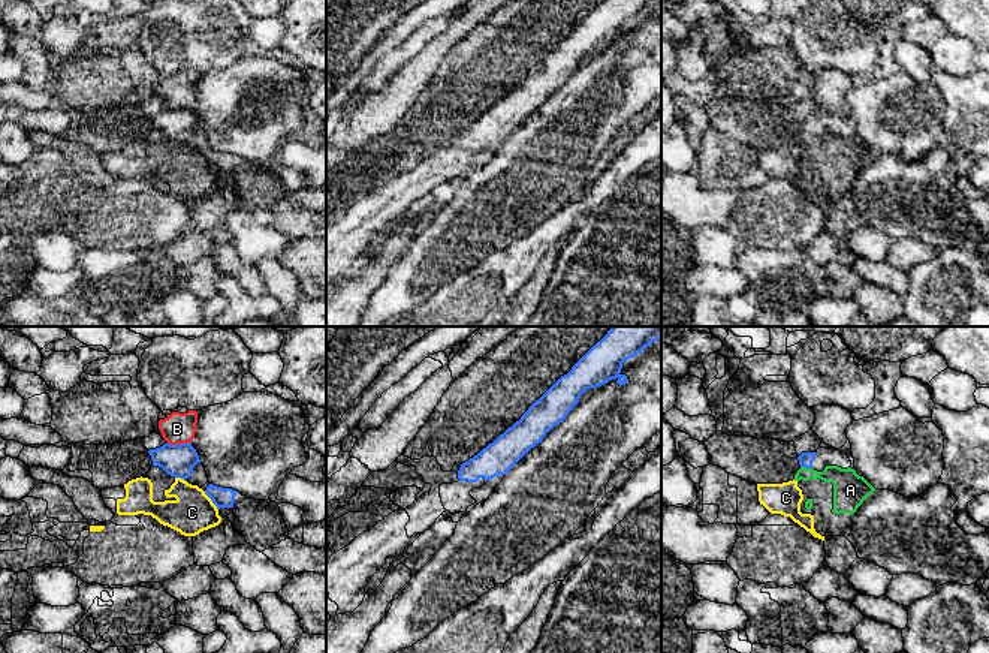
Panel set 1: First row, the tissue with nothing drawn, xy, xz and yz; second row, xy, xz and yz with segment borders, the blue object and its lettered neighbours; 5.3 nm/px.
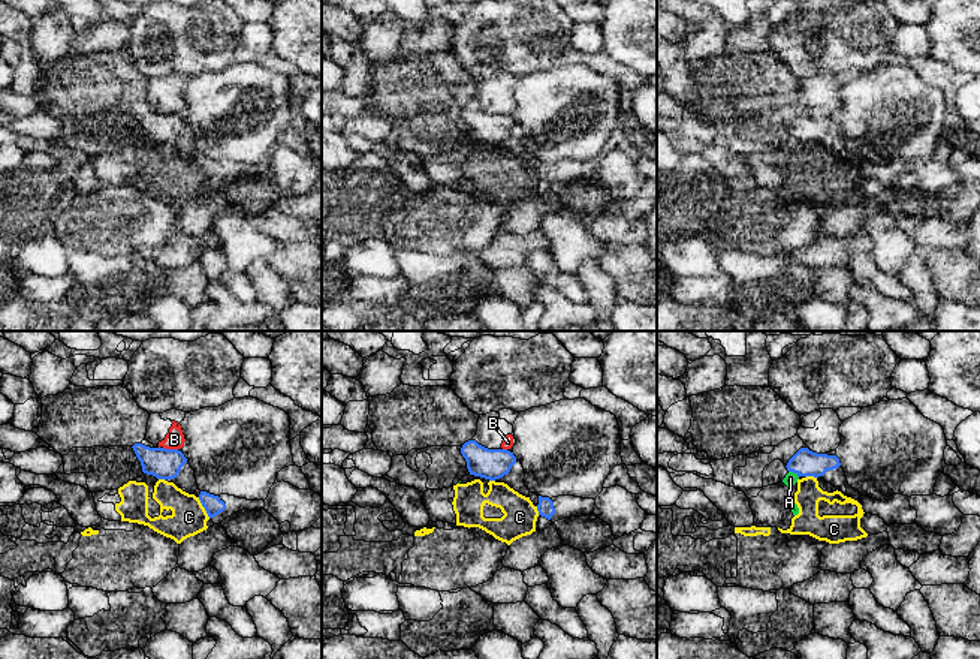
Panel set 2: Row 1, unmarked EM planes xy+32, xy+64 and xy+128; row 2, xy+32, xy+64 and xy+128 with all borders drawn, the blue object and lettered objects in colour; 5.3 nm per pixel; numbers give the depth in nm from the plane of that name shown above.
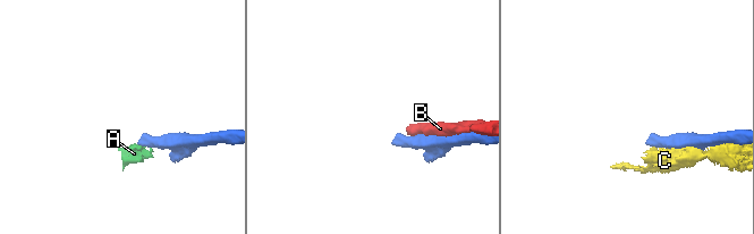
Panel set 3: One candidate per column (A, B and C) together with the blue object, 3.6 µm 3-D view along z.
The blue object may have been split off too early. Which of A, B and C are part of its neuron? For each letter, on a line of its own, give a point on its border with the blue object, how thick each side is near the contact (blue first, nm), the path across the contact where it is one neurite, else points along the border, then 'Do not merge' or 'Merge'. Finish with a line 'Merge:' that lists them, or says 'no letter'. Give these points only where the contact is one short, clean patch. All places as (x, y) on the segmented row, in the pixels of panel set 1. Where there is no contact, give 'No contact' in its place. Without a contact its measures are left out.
A: Touches blue at yz (807, 468). Thickness 80 nm (blue) against 170 nm. Boundary: yz (801, 466), (811, 468). Do not merge
B: Touches blue at xy (181, 444). Thickness 180 nm (blue) against 170 nm. Do not merge
C: Touches blue at xy (211, 499). Thickness 110 nm (blue) against 220 nm. Do not merge
Merge: no letter

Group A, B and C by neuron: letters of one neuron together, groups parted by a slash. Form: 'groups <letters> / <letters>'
groups A C / B

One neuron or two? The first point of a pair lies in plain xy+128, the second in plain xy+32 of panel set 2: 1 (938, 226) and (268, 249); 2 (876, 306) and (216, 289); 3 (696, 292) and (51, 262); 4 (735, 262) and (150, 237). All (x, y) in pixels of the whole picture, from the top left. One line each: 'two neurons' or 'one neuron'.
1: two neurons
2: one neuron
3: two neurons
4: two neurons

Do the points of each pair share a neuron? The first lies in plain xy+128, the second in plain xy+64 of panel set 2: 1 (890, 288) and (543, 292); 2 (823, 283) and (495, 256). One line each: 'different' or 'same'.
1: different
2: different

